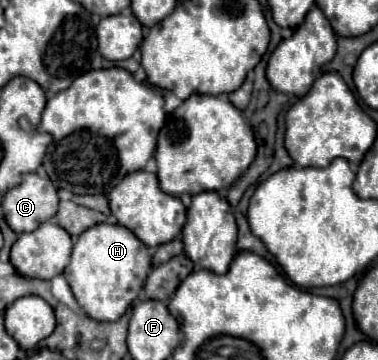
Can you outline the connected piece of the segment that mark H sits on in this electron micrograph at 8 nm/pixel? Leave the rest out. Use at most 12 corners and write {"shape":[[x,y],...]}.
{"shape":[[127,227],[81,233],[65,267],[81,309],[117,321],[151,253]]}

